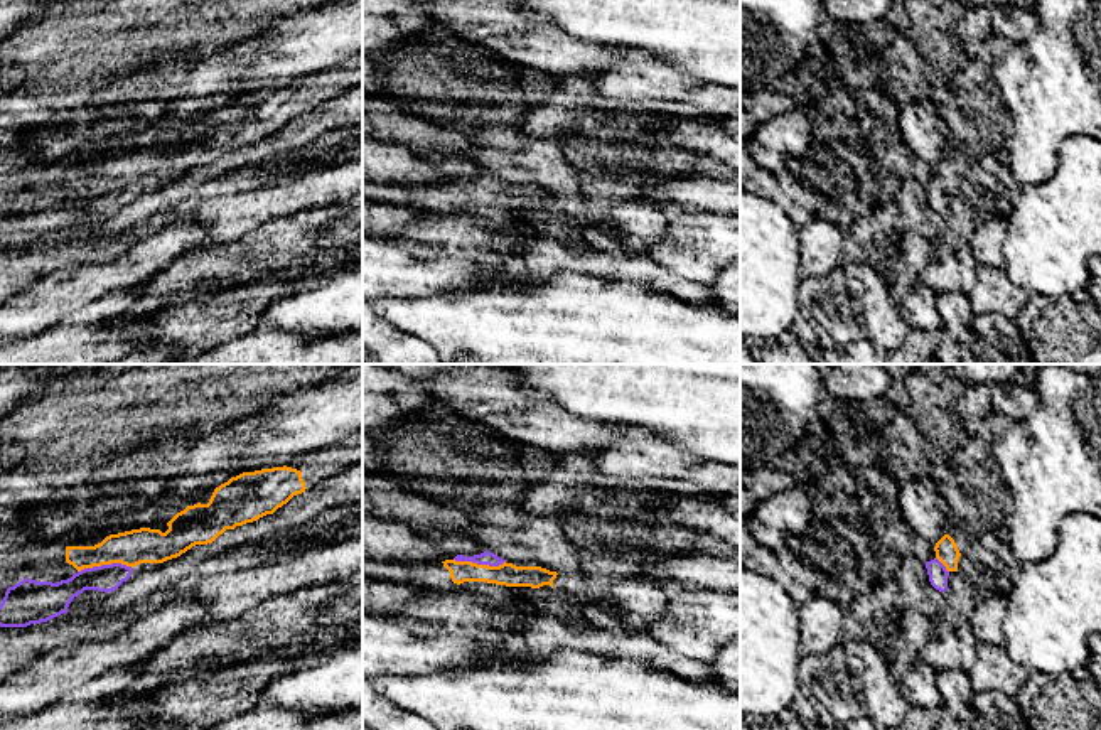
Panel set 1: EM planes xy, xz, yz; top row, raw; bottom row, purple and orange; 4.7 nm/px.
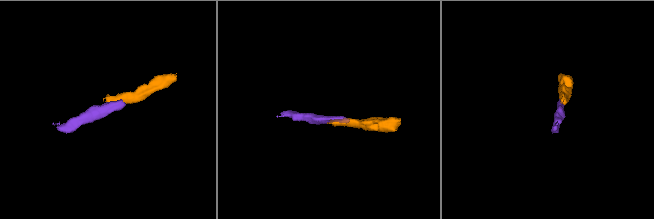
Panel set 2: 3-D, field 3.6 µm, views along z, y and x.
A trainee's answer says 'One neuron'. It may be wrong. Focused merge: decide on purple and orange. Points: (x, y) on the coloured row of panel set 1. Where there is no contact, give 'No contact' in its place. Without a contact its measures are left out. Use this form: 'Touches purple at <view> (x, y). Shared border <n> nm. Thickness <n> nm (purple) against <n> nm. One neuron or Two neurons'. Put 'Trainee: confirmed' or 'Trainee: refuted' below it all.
Touches purple at xy (105, 565). Shared border 260 nm. Thickness 130 nm (purple) against 170 nm. One neuron
Trainee: confirmed

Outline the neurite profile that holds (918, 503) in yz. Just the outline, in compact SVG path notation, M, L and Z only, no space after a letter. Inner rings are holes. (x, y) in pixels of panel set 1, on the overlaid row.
M919 477L899 486L895 502L900 518L910 531L932 546L946 534L948 519L939 509L937 484L931 477Z

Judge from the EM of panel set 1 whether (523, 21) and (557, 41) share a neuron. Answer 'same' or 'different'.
same

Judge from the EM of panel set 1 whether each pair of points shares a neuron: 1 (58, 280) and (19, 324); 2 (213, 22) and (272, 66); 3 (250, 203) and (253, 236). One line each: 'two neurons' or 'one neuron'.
1: one neuron
2: two neurons
3: two neurons

